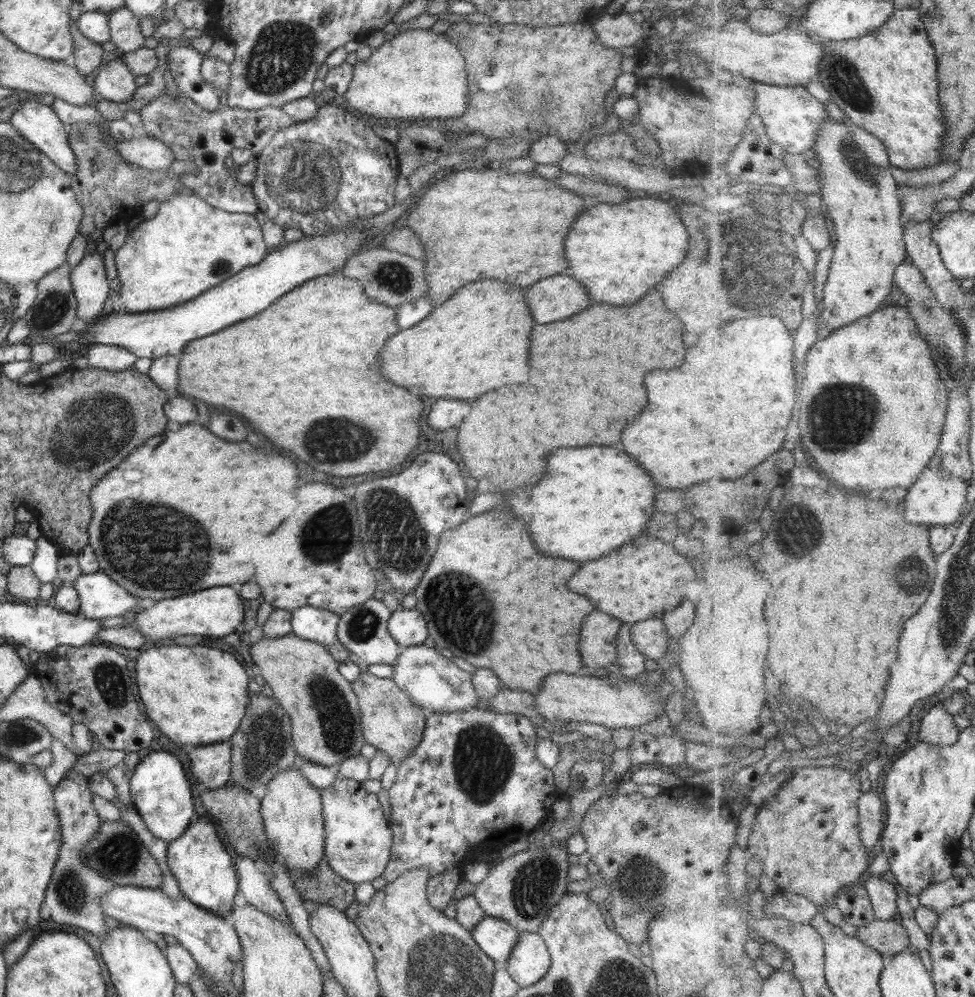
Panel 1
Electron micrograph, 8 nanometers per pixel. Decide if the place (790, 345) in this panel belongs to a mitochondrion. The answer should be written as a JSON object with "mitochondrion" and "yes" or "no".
{"mitochondrion":"no"}

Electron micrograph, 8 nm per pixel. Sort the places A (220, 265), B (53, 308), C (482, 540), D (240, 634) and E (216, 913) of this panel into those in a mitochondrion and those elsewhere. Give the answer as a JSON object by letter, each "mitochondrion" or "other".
{"A":"mitochondrion","B":"mitochondrion","C":"other","D":"other","E":"other"}

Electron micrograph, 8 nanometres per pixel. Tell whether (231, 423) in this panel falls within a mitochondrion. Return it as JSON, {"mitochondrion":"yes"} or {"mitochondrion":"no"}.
{"mitochondrion":"no"}

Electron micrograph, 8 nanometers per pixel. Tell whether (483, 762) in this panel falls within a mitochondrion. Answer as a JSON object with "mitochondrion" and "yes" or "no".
{"mitochondrion":"yes"}

